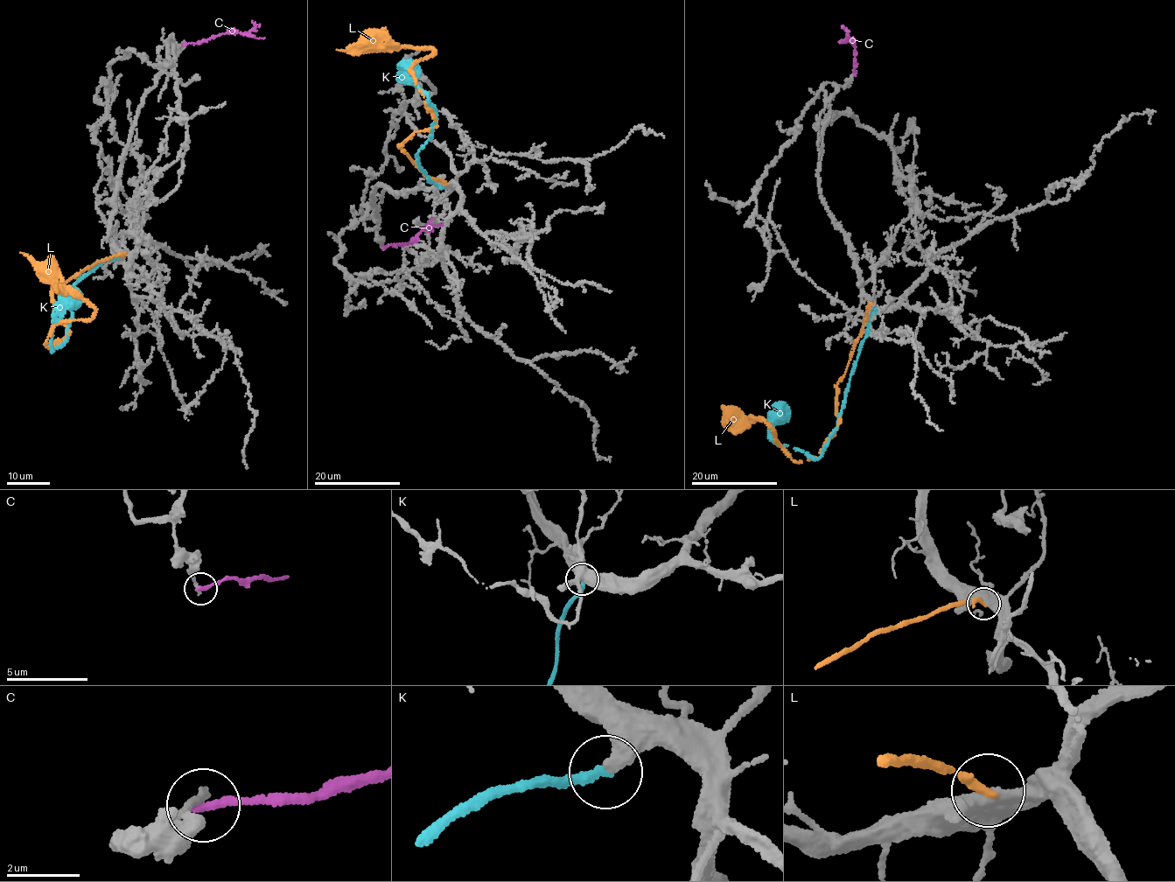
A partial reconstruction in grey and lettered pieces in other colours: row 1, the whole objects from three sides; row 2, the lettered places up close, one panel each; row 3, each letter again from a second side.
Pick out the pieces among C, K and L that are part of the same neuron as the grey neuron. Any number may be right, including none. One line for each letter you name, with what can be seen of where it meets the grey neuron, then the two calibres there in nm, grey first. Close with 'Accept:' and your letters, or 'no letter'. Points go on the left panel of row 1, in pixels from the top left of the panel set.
K: Touches grey at (118, 257). Thickness 360 nm (grey) against 240 nm
Accept: K

